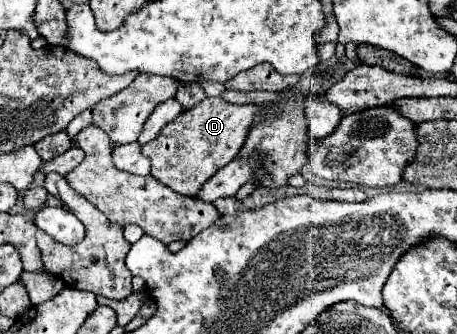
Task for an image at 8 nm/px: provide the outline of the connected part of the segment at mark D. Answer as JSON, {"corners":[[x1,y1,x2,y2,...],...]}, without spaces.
{"corners":[[206,97,192,109,180,113,174,121,170,121,160,135,142,145,142,153,152,161,152,175,168,185,170,189,196,197,202,185,216,173,216,169,230,163,246,143,246,135,250,133,262,105,232,105,222,97]]}

